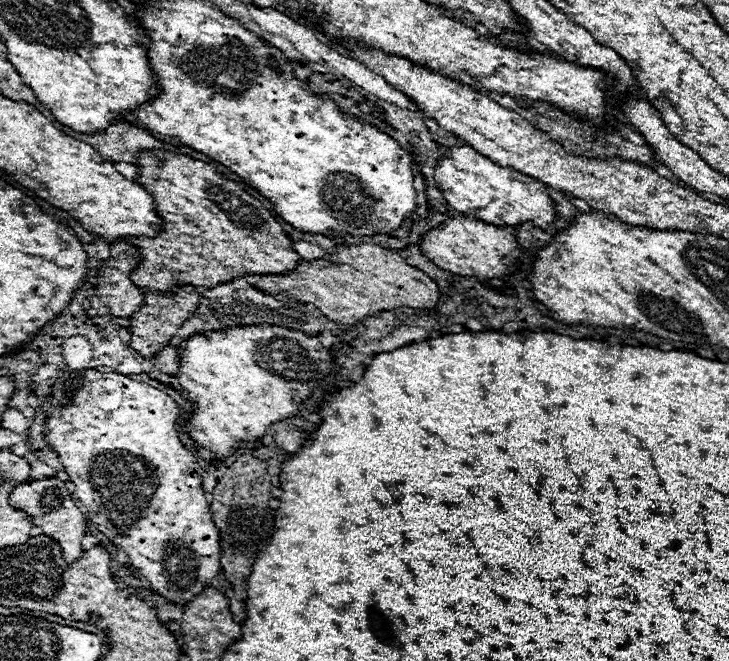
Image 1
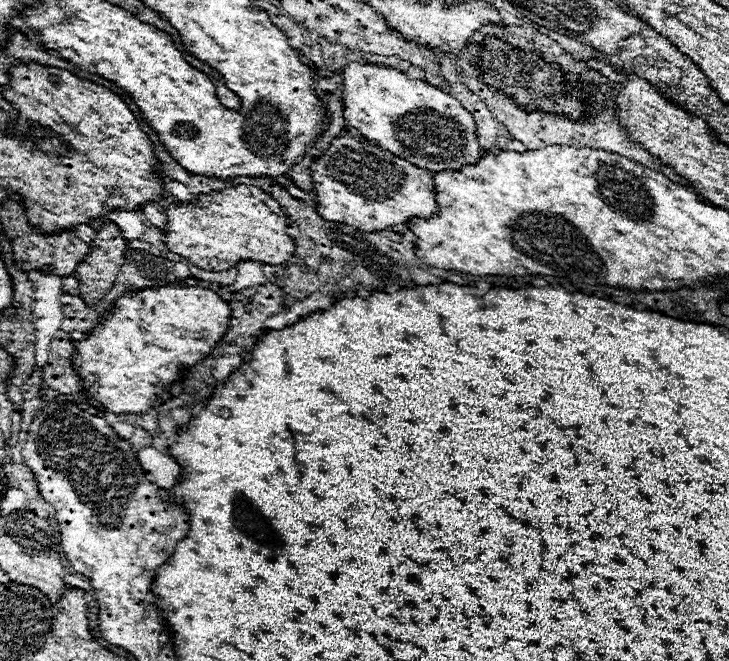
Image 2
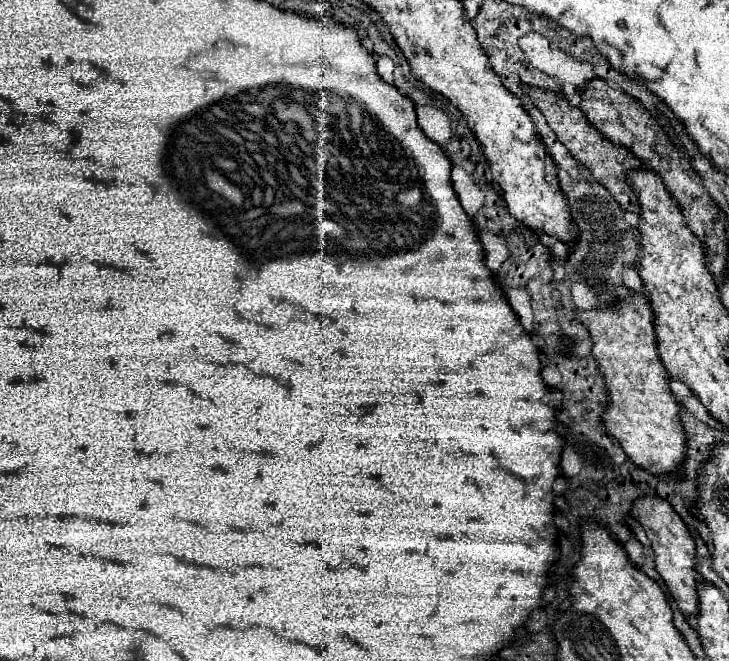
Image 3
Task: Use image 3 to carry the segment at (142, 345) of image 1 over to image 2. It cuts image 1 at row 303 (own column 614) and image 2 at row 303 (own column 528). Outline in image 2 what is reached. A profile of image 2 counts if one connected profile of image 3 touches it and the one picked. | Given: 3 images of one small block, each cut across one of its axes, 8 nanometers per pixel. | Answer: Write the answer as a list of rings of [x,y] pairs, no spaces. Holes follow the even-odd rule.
[[[102,224],[96,232],[96,240],[90,246],[90,254],[74,272],[80,280],[80,298],[86,304],[96,304],[114,286],[116,276],[124,264],[126,240],[116,224]]]

